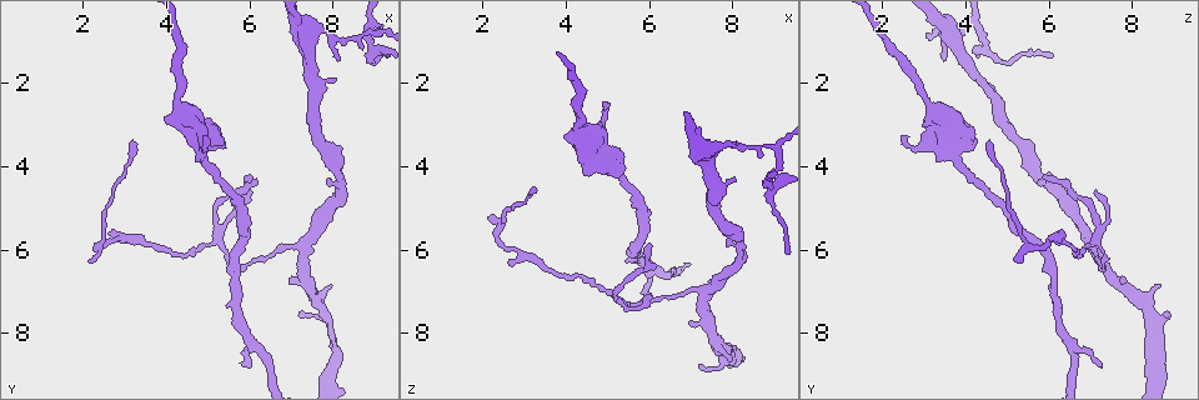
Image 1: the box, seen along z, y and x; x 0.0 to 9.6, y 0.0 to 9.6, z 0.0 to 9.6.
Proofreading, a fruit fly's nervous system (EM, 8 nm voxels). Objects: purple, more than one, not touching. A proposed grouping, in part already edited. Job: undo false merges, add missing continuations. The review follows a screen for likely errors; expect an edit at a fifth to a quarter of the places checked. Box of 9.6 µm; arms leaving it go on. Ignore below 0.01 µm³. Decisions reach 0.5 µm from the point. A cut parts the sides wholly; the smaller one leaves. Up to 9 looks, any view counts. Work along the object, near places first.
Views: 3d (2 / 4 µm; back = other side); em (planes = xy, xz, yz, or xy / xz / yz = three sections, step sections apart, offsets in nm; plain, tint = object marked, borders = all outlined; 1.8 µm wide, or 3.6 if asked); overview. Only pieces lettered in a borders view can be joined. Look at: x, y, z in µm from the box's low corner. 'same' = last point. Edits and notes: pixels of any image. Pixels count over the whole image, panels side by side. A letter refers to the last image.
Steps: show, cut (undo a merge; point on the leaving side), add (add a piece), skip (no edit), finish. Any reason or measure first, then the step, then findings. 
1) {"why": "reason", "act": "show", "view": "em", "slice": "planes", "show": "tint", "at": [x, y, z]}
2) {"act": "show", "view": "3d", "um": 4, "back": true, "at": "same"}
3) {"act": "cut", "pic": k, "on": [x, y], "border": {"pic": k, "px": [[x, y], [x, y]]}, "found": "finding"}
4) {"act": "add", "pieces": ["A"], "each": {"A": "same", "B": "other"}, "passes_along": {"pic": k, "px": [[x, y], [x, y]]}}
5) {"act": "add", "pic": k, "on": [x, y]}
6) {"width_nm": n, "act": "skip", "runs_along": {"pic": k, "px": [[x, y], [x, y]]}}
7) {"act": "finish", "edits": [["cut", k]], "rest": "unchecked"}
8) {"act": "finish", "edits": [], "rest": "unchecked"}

{"why": "tapers out", "act": "show", "view": "em", "slice": "planes", "show": "borders", "at": [5.80, 8.70, 7.25]}

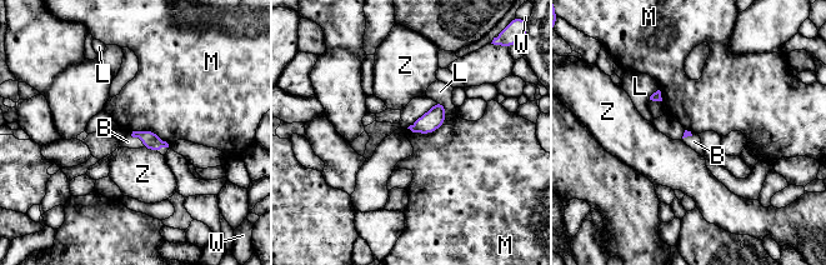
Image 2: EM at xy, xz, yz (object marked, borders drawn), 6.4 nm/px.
{"longest_contact_nm": ["M", 260], "act": "add", "pieces": ["B"], "each": {"B": "same", "L": "other", "M": "other", "W": "other", "Z": "other"}, "passes_along": {"pic": 2, "px": [[150, 140], [139, 136], [128, 141]]}, "found": "it goes on there"}

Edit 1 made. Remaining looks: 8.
{"why": "abrupt turn", "act": "show", "view": "3d", "um": 4, "at": [5.25, 5.90, 7.15]}

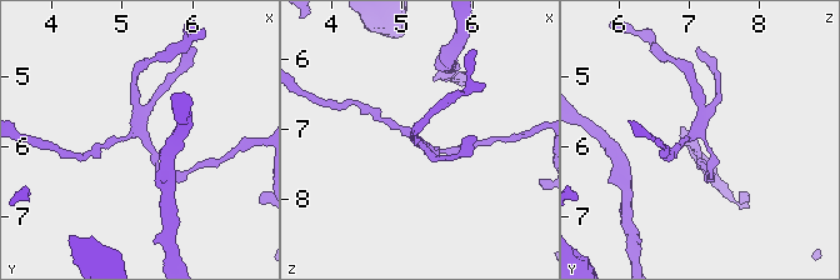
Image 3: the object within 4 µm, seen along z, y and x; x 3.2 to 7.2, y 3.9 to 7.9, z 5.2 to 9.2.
{"act": "show", "view": "em", "um": 3.6, "slice": "yz", "step": 4, "show": "tint", "at": [5.25, 5.85, 7.20]}

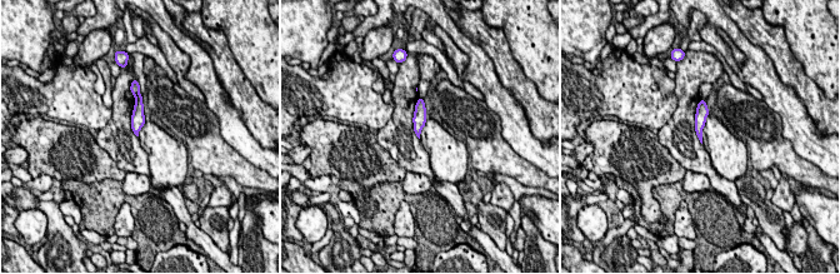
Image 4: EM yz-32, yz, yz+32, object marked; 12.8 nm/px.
{"why": "see the neighbours", "act": "show", "view": "em", "um": 3.6, "slice": "yz", "step": 4, "show": "borders", "at": "same"}

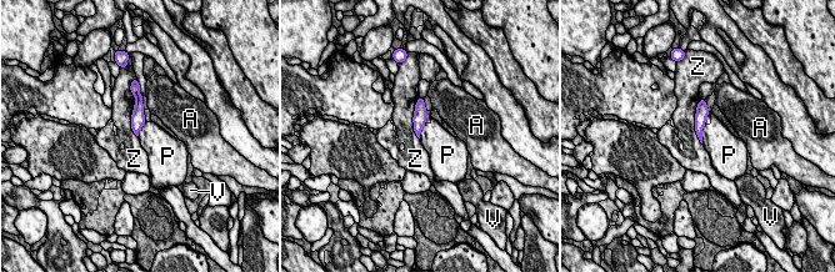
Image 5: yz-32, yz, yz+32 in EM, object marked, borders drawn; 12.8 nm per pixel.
{"act": "skip", "each": {"A": "other", "P": "other", "V": "other", "Z": "other"}, "border": {"pic": 5, "px": [[705, 125], [701, 132], [701, 142]]}, "found": "one neuron here"}

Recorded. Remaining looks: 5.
{"why": "stops while still wide", "act": "show", "view": "3d", "um": 4, "at": [5.40, 3.60, 4.10]}

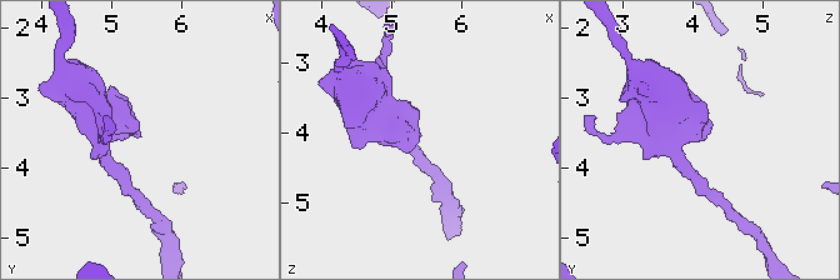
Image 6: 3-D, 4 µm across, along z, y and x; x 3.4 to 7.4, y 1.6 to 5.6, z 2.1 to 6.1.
{"why": "shape alone is not enough", "act": "show", "view": "em", "slice": "planes", "show": "borders", "at": [5.40, 3.55, 4.10]}

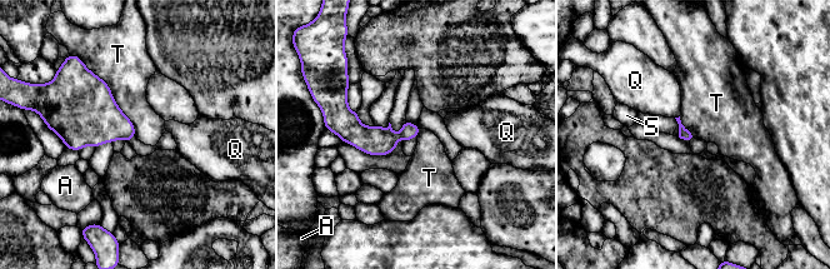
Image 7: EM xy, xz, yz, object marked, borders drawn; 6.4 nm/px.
{"longest_contact_nm": ["T", 550], "act": "skip", "each": {"A": "other", "Q": "other", "S": "other", "T": "other"}, "border": {"pic": 7, "px": [[86, 68], [106, 83], [136, 137]]}, "found": "none of them fits"}

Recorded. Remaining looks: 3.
{"act": "finish", "edits": [["add", 2]], "rest": "unchecked"}

